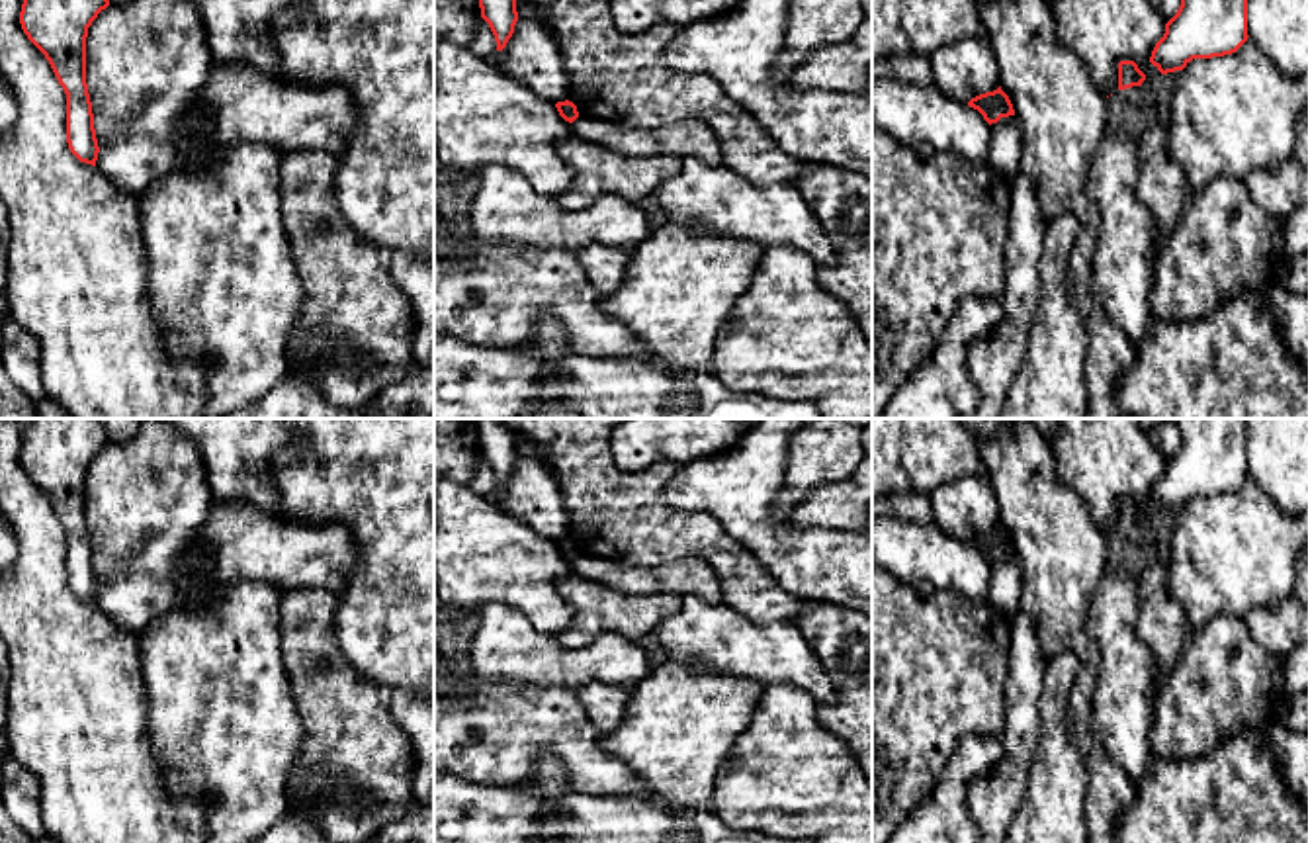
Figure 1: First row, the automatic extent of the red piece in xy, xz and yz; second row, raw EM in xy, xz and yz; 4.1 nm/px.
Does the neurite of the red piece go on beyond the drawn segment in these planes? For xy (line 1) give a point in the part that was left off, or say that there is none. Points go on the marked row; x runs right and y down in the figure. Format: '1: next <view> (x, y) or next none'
1: next none

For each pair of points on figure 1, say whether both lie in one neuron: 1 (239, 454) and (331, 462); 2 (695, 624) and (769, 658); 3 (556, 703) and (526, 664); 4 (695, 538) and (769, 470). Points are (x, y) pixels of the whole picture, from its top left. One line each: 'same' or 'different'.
1: different
2: same
3: different
4: different

